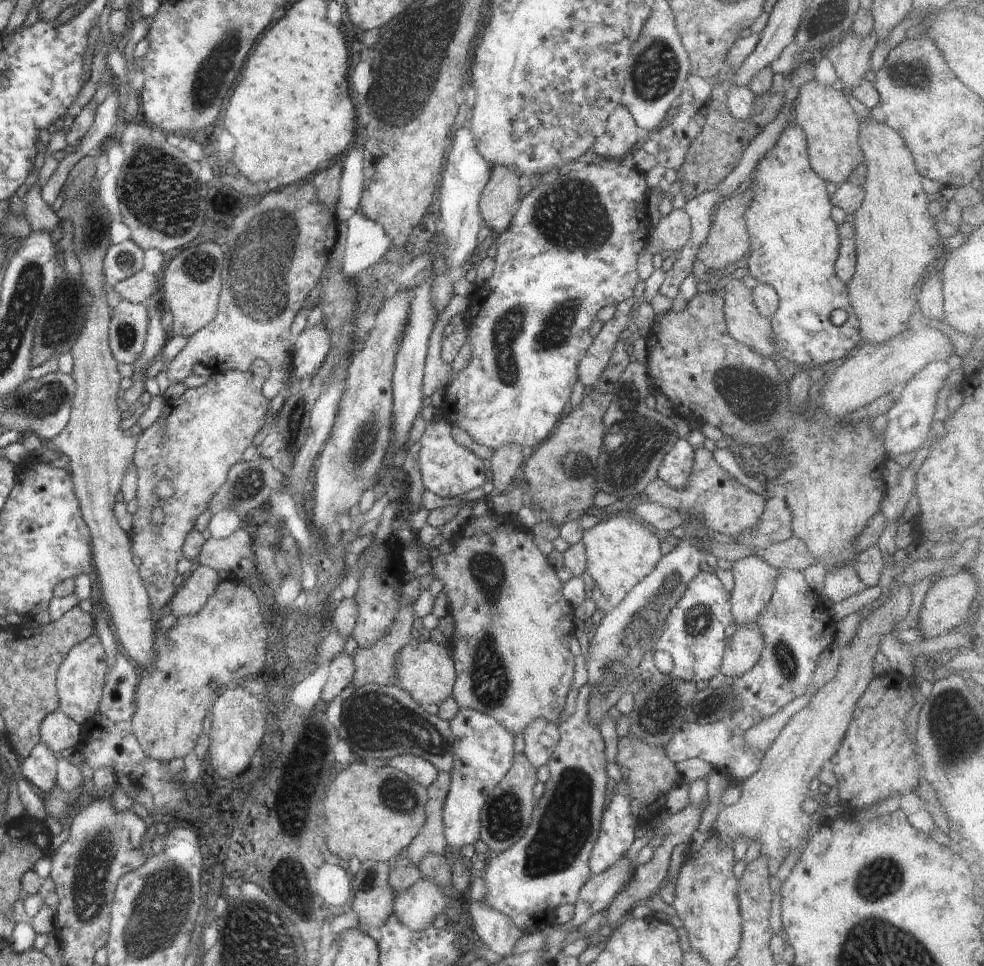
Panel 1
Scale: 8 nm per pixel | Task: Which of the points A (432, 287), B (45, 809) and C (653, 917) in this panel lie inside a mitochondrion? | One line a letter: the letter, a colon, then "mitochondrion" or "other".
A: other
B: other
C: other

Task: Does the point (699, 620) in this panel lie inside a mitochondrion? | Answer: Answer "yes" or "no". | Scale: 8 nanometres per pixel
yes

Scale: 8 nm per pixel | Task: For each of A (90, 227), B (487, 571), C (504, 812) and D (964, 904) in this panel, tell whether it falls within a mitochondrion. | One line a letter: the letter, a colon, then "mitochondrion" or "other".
A: mitochondrion
B: mitochondrion
C: mitochondrion
D: other

